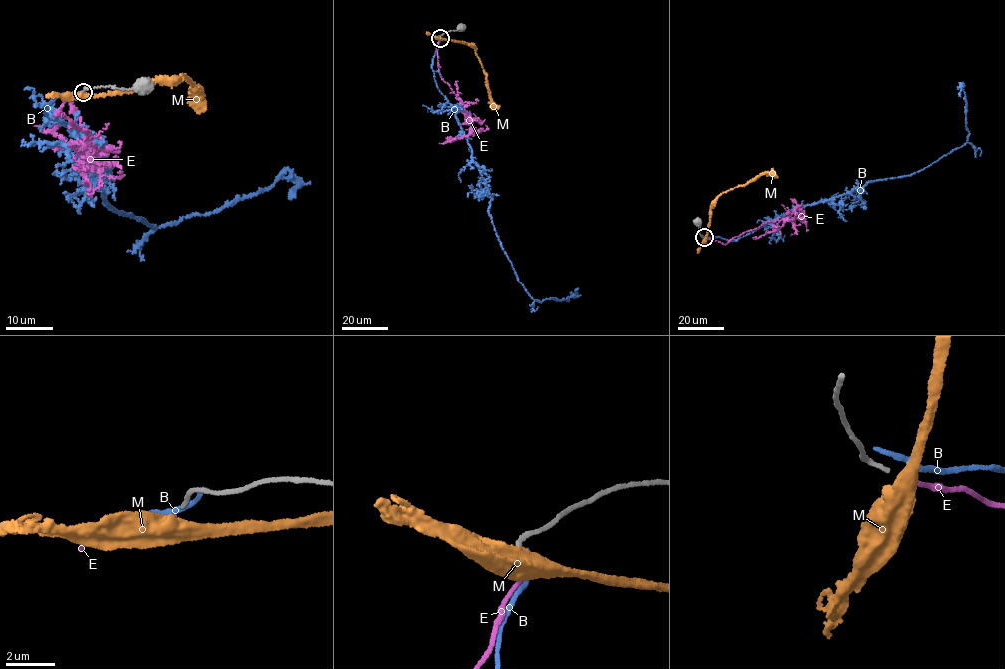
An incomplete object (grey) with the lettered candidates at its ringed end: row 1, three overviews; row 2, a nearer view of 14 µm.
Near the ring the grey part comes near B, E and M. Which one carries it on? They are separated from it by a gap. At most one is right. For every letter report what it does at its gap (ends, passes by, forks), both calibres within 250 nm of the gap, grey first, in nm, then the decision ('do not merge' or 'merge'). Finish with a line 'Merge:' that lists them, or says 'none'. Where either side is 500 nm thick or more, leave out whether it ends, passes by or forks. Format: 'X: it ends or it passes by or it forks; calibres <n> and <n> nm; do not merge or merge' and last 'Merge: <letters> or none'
B: it ends; calibres 160 and 260 nm; do not merge
E: it ends; calibres 160 and 160 nm; merge
M: calibres 160 and 500 nm; do not merge
Merge: E

